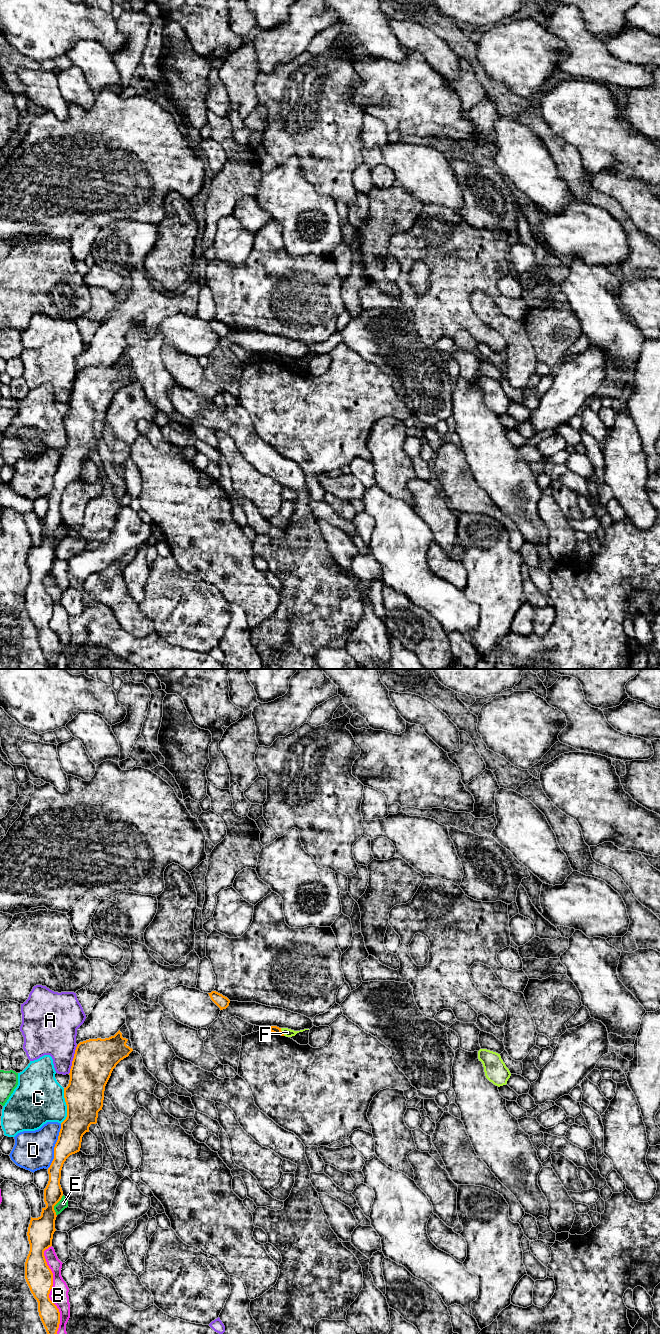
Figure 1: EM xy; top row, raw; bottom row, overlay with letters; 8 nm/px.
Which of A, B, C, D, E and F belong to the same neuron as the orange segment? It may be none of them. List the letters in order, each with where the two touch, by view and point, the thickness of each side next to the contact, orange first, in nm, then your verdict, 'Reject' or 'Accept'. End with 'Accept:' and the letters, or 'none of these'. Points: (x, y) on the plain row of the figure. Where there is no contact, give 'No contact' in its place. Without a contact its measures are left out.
A: Touches orange at xy (73, 387). Thickness 340 nm (orange) against 340 nm. Reject
B: Touches orange at xy (49, 620). Thickness 220 nm (orange) against 150 nm. Reject
C: Touches orange at xy (67, 434). Thickness 320 nm (orange) against 400 nm. Reject
D: Touches orange at xy (55, 474). Thickness 200 nm (orange) against 320 nm. Reject
E: Touches orange at xy (55, 532). Thickness 200 nm (orange) against 80 nm. Reject
F: Touches orange at xy (281, 360). Thickness 60 nm (orange) against 70 nm. Reject
Accept: none of these

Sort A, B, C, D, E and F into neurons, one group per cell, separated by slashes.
A / B / C / D / E / F

